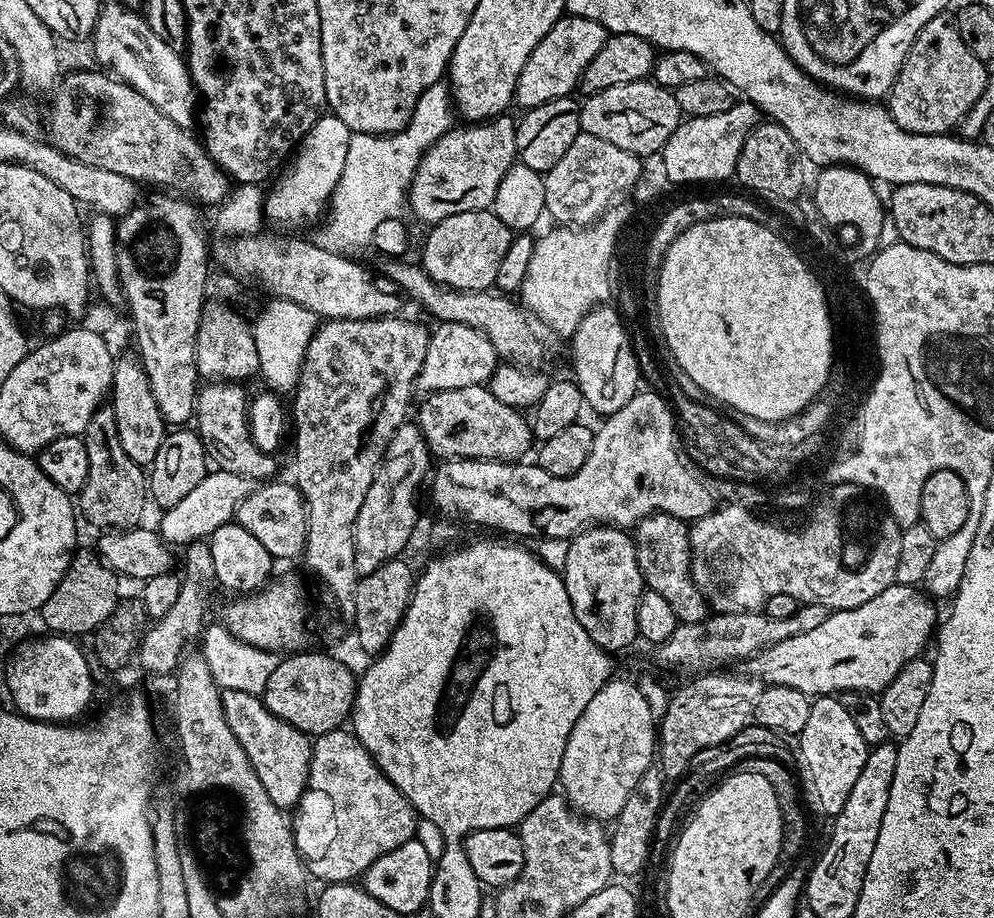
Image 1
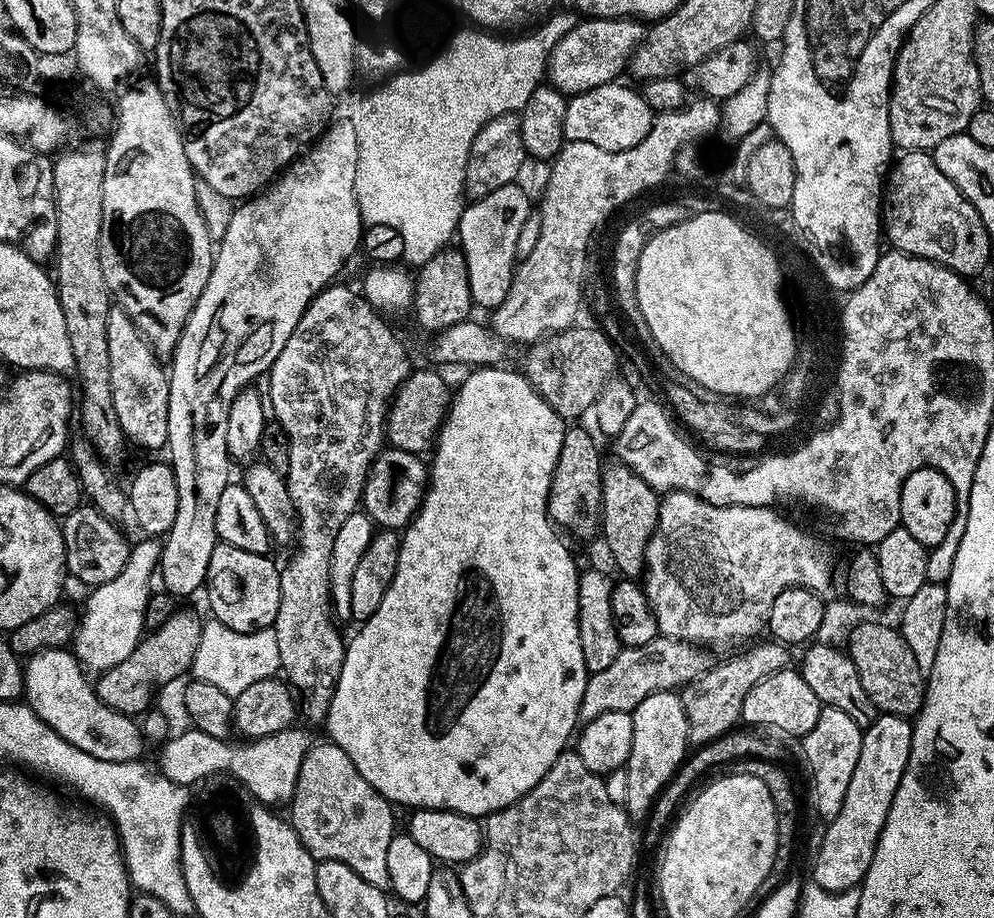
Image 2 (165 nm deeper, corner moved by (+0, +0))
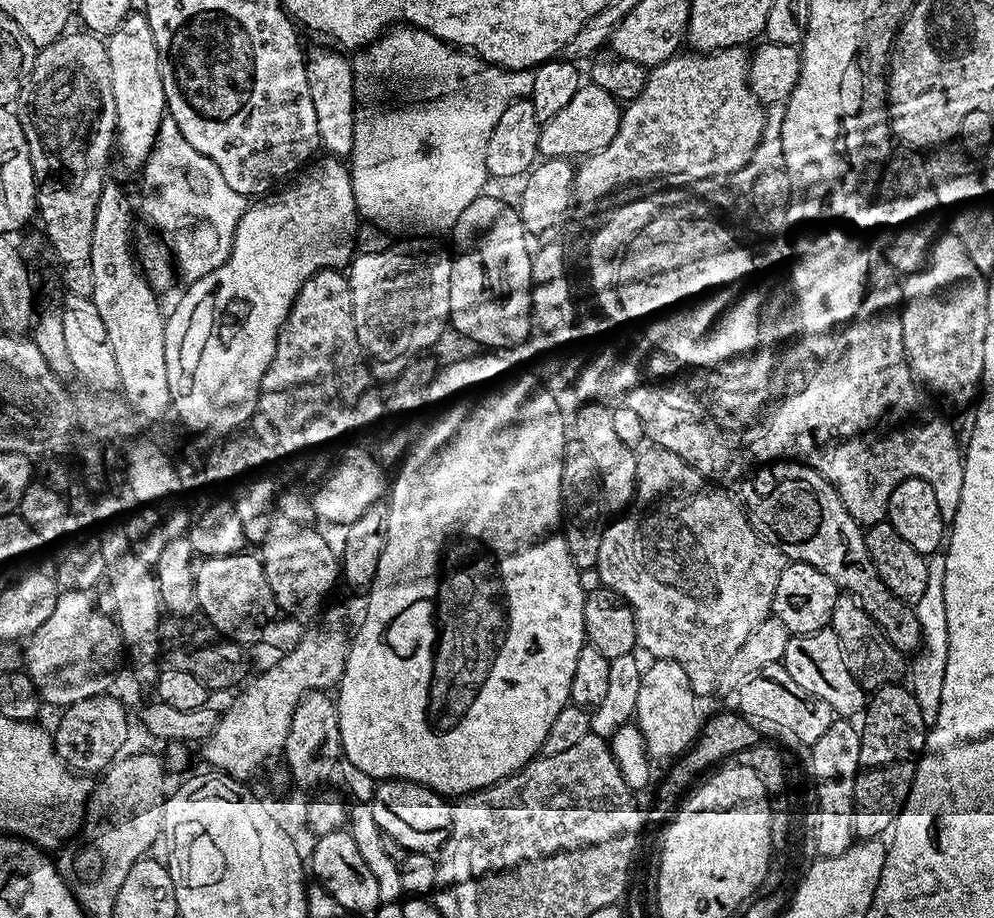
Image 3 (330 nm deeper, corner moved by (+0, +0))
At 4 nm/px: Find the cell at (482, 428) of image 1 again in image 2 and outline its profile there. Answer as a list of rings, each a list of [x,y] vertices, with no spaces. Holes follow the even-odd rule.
[[[428,368],[409,371],[402,382],[402,386],[392,397],[388,405],[388,419],[386,421],[386,440],[391,447],[417,454],[424,454],[433,447],[434,441],[440,435],[440,425],[448,415],[450,403],[450,388],[436,372]]]

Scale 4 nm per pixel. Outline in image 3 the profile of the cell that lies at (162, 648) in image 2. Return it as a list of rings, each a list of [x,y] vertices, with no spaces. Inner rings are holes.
[[[112,694],[86,698],[63,709],[59,716],[54,739],[56,752],[66,767],[77,774],[100,774],[112,767],[121,755],[120,747],[128,740],[128,712],[122,701],[115,700]]]

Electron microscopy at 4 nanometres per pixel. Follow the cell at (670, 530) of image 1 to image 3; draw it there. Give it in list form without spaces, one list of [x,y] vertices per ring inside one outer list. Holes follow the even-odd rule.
[[[584,402],[579,405],[576,417],[571,417],[570,432],[575,440],[590,454],[594,466],[598,466],[598,478],[602,482],[604,507],[609,513],[620,514],[631,505],[636,497],[636,457],[637,453],[626,442],[618,439],[614,431],[614,414],[606,404]]]

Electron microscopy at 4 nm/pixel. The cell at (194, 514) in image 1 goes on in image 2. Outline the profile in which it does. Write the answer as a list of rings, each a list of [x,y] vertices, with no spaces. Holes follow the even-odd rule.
[[[140,538],[131,545],[126,566],[110,582],[95,585],[79,613],[76,635],[70,641],[71,651],[85,669],[99,674],[126,662],[140,644],[146,632],[144,611],[154,584],[154,573],[160,563],[161,541],[156,538]],[[149,587],[149,588],[148,588]]]

